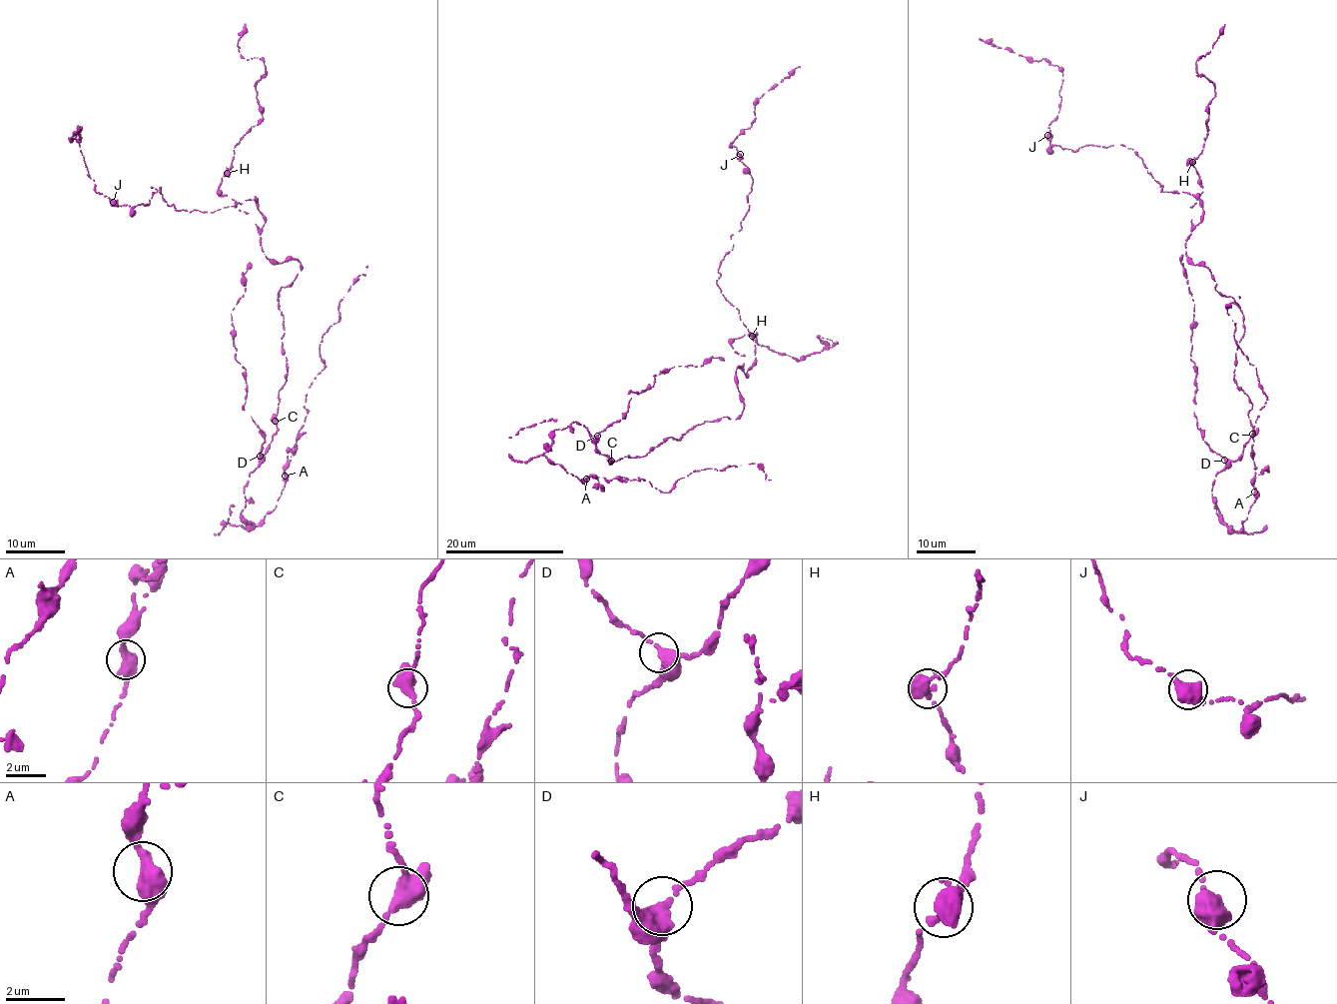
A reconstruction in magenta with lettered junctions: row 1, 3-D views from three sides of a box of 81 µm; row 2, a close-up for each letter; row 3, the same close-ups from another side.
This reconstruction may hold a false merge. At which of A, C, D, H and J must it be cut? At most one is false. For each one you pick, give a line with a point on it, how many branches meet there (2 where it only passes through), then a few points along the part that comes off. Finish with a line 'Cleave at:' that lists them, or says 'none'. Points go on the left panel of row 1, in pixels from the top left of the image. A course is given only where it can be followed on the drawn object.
Cleave at: none

